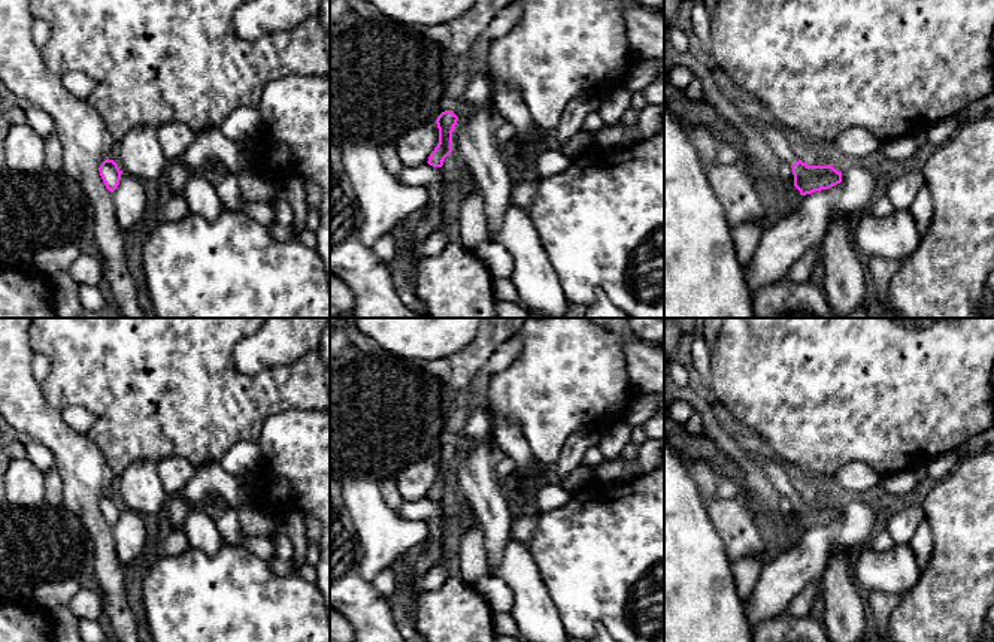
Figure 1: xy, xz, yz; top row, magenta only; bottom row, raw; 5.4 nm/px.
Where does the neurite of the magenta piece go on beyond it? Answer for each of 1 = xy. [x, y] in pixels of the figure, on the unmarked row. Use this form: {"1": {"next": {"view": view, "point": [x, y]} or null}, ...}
{"1": {"next": null}}

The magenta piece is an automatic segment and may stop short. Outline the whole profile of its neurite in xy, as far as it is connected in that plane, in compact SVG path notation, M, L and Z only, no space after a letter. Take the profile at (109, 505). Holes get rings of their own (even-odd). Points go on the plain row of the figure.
M104 494L99 502L100 511L106 520L106 523L113 527L121 515L121 505L113 494Z

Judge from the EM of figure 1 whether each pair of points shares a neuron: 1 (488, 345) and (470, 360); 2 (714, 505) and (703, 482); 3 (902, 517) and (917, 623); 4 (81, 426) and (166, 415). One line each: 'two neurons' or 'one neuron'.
1: one neuron
2: one neuron
3: two neurons
4: two neurons

